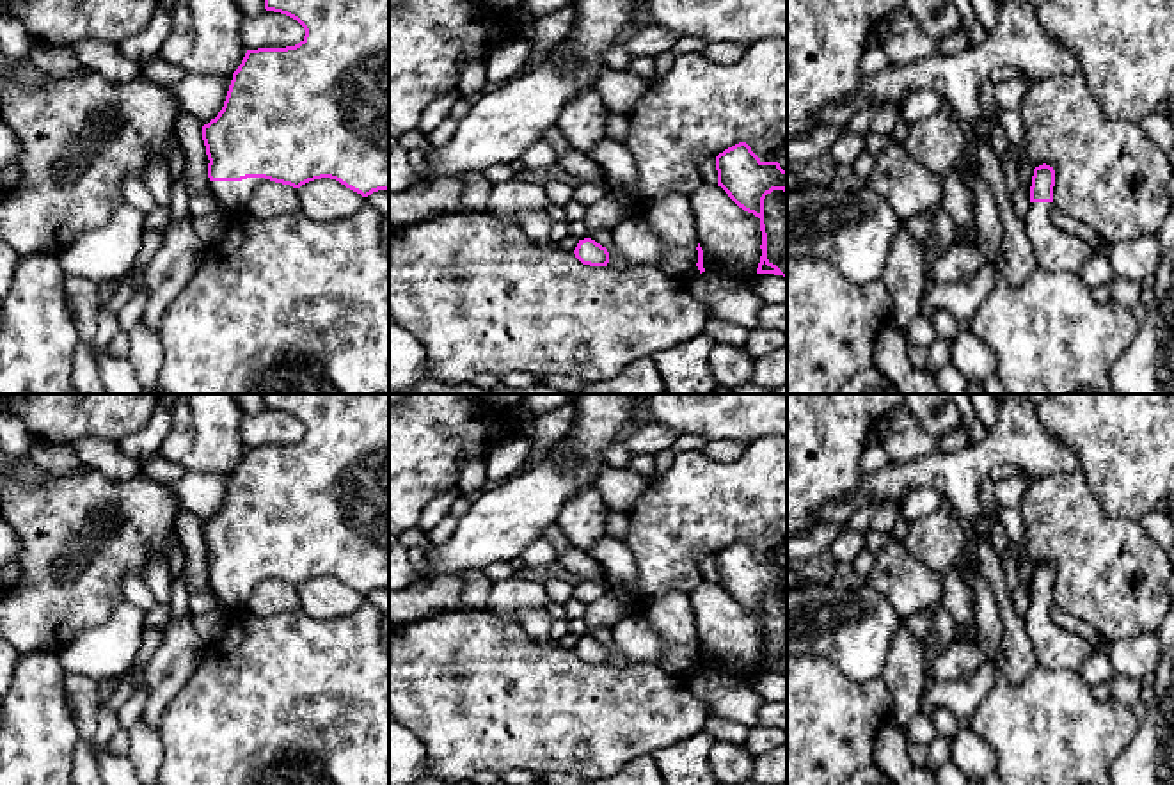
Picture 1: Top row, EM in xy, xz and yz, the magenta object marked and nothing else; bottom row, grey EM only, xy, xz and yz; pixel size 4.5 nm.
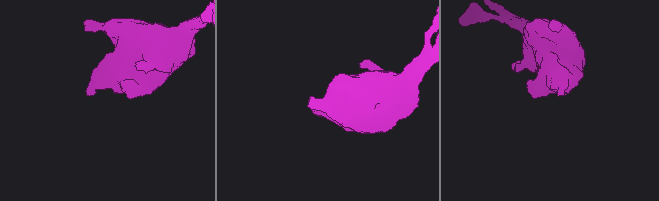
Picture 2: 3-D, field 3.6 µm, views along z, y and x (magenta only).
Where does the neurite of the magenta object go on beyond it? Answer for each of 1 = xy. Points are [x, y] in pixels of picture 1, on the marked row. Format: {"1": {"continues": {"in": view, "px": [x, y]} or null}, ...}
{"1": {"continues": {"in": "xy", "px": [233, 196]}}}

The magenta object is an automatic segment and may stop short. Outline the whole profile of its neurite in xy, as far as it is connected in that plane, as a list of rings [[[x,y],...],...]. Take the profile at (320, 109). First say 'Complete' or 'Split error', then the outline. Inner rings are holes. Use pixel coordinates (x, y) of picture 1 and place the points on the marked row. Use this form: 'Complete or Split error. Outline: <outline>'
Split error. Outline: [[[265,0],[265,9],[297,20],[304,27],[305,36],[295,46],[247,50],[242,64],[233,73],[222,110],[202,126],[202,140],[210,160],[210,192],[231,213],[247,210],[254,190],[266,181],[300,188],[309,181],[330,178],[362,197],[378,190],[389,190],[389,0]]]

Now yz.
Split error. Outline: [[[1043,163],[1034,169],[1030,208],[1025,218],[1037,266],[1051,272],[1078,272],[1094,254],[1082,236],[1059,229],[1050,217],[1053,206],[1055,170]]]

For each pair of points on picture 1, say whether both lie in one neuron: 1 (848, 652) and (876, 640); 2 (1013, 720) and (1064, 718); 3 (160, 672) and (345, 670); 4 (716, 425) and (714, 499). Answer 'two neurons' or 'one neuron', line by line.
1: one neuron
2: one neuron
3: two neurons
4: two neurons

